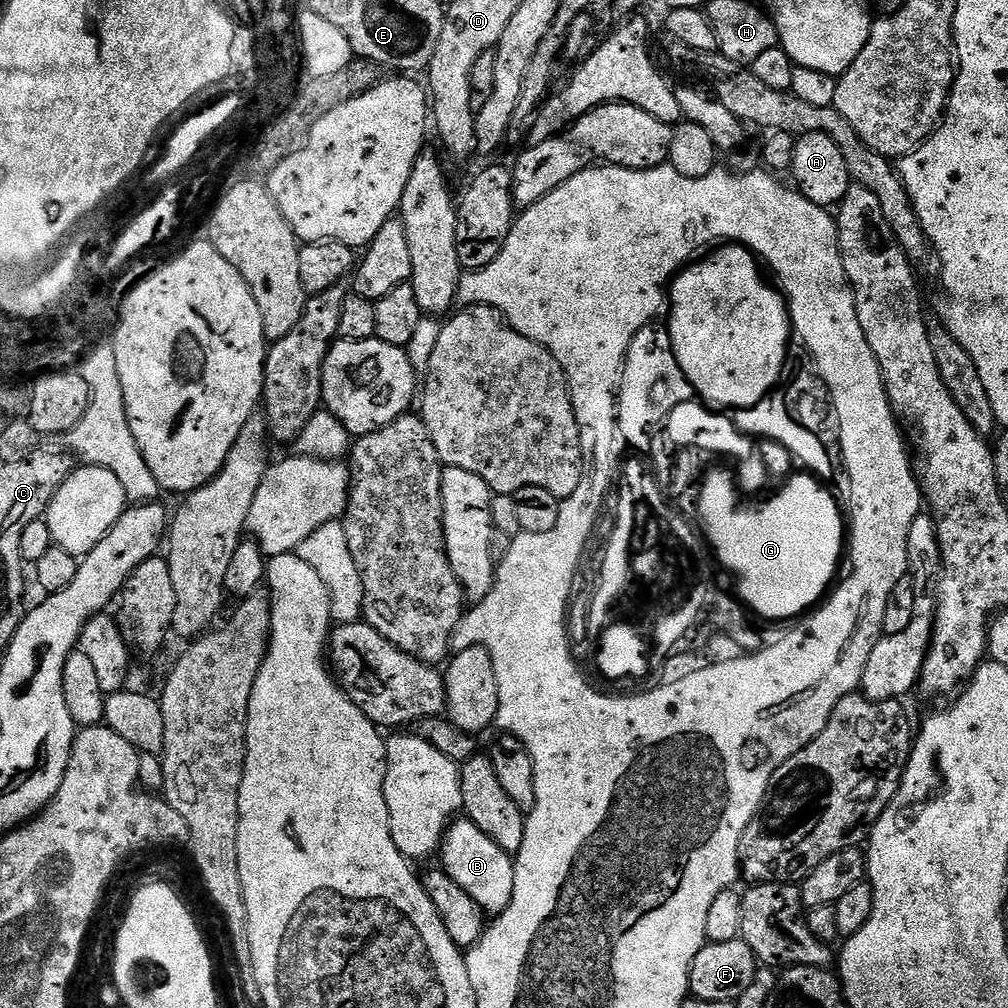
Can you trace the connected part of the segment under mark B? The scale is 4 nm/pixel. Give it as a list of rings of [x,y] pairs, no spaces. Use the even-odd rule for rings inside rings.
[[[457,818],[448,825],[438,856],[444,859],[443,871],[454,878],[454,882],[458,882],[458,886],[462,886],[462,890],[474,898],[474,902],[478,902],[481,912],[499,914],[510,906],[510,898],[514,894],[513,857],[503,852],[494,838],[486,838],[486,834],[482,834],[472,820]]]

